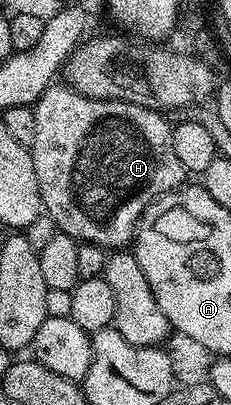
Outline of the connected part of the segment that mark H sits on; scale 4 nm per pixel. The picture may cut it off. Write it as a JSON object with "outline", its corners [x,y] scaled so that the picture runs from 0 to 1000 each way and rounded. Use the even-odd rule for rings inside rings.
{"outline":[[[242,202],[216,217],[203,217],[195,232],[177,232],[177,242],[143,264],[160,291],[160,323],[152,323],[126,373],[143,390],[143,420],[160,420],[160,459],[186,491],[186,523],[221,533],[251,570],[299,578],[325,593],[368,602],[416,602],[450,612],[450,617],[545,615],[580,595],[584,563],[602,556],[602,543],[619,536],[623,519],[654,504],[658,494],[701,484],[710,474],[749,474],[762,464],[792,462],[814,442],[814,420],[784,405],[749,365],[745,309],[736,304],[723,306],[719,291],[727,289],[701,274],[671,274],[654,267],[541,249],[411,247],[398,240],[355,237],[351,230],[325,227],[320,217],[273,202]],[[472,504],[481,504],[481,519],[498,519],[498,523],[481,523],[498,533],[463,538],[463,543],[420,533],[420,528],[472,528]]]}

